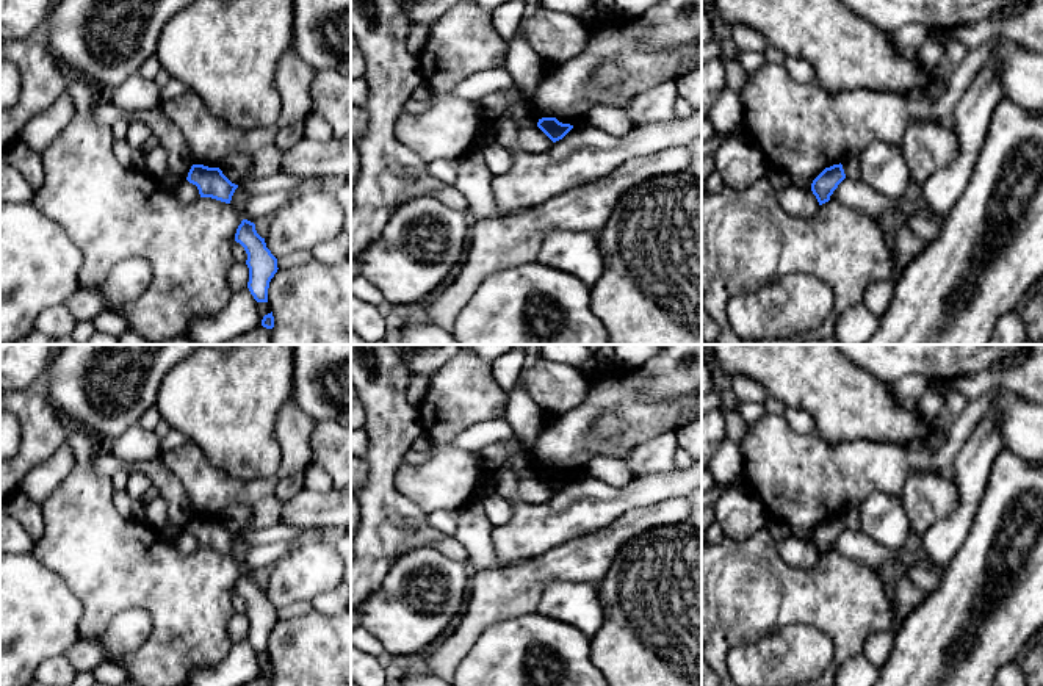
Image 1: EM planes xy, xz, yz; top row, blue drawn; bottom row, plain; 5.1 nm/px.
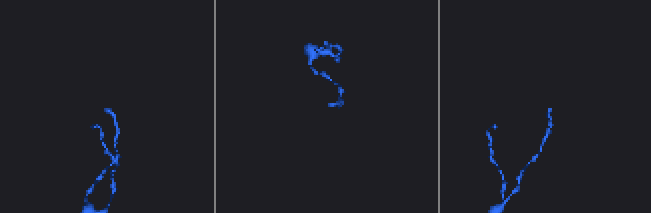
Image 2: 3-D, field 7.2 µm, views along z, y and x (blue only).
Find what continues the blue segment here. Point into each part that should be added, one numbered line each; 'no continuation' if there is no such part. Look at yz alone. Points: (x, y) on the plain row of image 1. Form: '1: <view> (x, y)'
no continuation

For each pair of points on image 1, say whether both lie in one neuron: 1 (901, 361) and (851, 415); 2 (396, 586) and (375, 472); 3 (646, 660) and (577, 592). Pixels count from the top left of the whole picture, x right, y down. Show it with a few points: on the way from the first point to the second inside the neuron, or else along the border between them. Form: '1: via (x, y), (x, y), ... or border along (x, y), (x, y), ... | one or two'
1: border along (851, 361), (891, 387) | two
2: border along (396, 558), (384, 580), (370, 594) | two
3: border along (599, 583), (602, 627), (591, 638) | two

